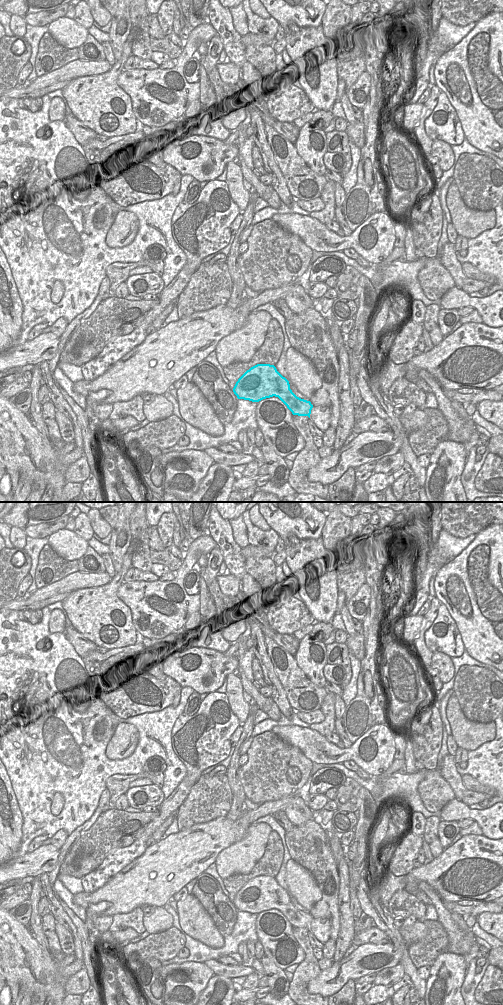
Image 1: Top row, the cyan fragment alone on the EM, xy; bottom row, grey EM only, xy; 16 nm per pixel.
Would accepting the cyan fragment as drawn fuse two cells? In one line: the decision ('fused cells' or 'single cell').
single cell

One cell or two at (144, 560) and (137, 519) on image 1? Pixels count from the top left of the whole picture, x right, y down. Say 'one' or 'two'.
one

